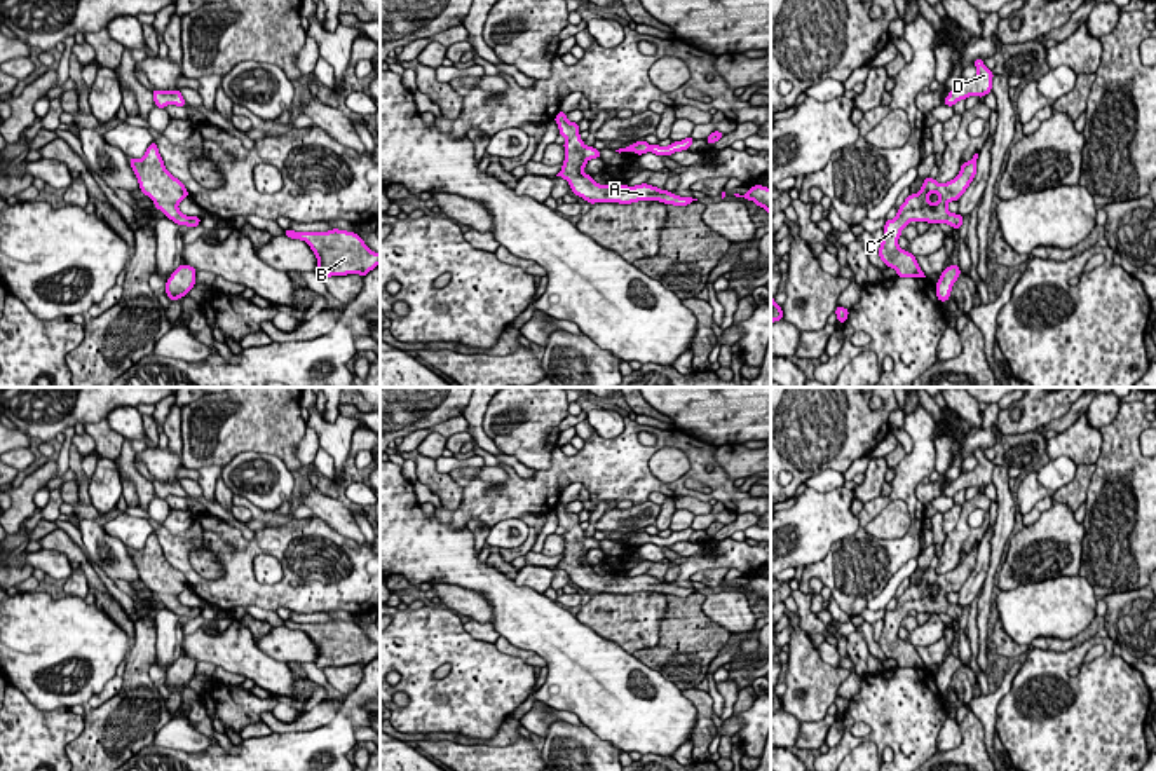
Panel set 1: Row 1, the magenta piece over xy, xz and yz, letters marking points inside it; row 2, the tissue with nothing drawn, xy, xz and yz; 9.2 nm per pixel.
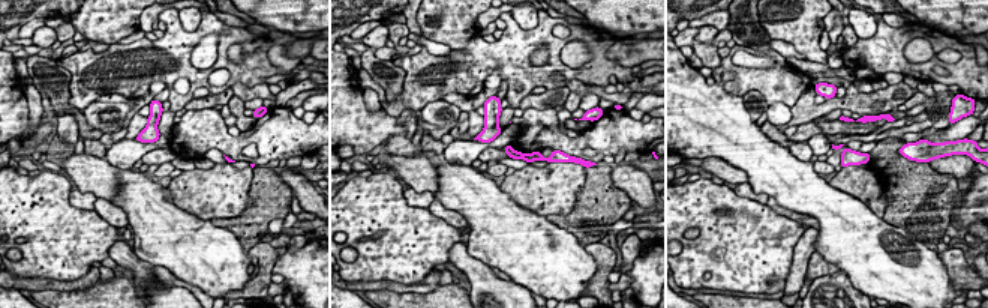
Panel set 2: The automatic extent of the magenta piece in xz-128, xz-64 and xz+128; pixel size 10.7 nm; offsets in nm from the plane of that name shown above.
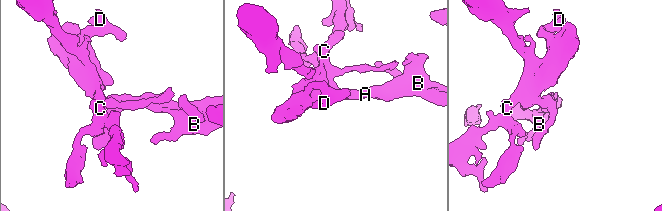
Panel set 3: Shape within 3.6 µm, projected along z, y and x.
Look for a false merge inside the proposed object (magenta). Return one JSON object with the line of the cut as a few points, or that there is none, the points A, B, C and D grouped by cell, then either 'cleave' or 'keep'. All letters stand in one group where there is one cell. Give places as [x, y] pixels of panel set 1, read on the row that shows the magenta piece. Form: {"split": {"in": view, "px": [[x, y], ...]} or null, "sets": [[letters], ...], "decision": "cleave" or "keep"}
{"split": null, "sets": [["A", "B", "C", "D"]], "decision": "keep"}

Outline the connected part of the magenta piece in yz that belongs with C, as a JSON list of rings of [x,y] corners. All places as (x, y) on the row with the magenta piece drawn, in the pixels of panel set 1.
[[[976,159],[961,164],[959,174],[938,183],[928,176],[917,194],[912,194],[898,208],[894,220],[886,220],[881,248],[877,249],[886,267],[896,270],[898,277],[926,277],[915,256],[898,246],[901,230],[912,222],[949,223],[952,229],[961,229],[962,216],[952,215],[947,208],[950,201],[959,201],[976,174]]]

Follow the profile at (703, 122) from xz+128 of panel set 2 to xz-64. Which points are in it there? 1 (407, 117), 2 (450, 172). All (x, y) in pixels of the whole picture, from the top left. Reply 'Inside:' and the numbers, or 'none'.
Inside: 2

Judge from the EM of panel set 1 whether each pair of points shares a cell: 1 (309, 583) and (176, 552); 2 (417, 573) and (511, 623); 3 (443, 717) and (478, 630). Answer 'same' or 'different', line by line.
1: same
2: same
3: different

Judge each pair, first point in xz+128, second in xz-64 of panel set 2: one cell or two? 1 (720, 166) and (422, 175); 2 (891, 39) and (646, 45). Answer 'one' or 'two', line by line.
1: one
2: two

